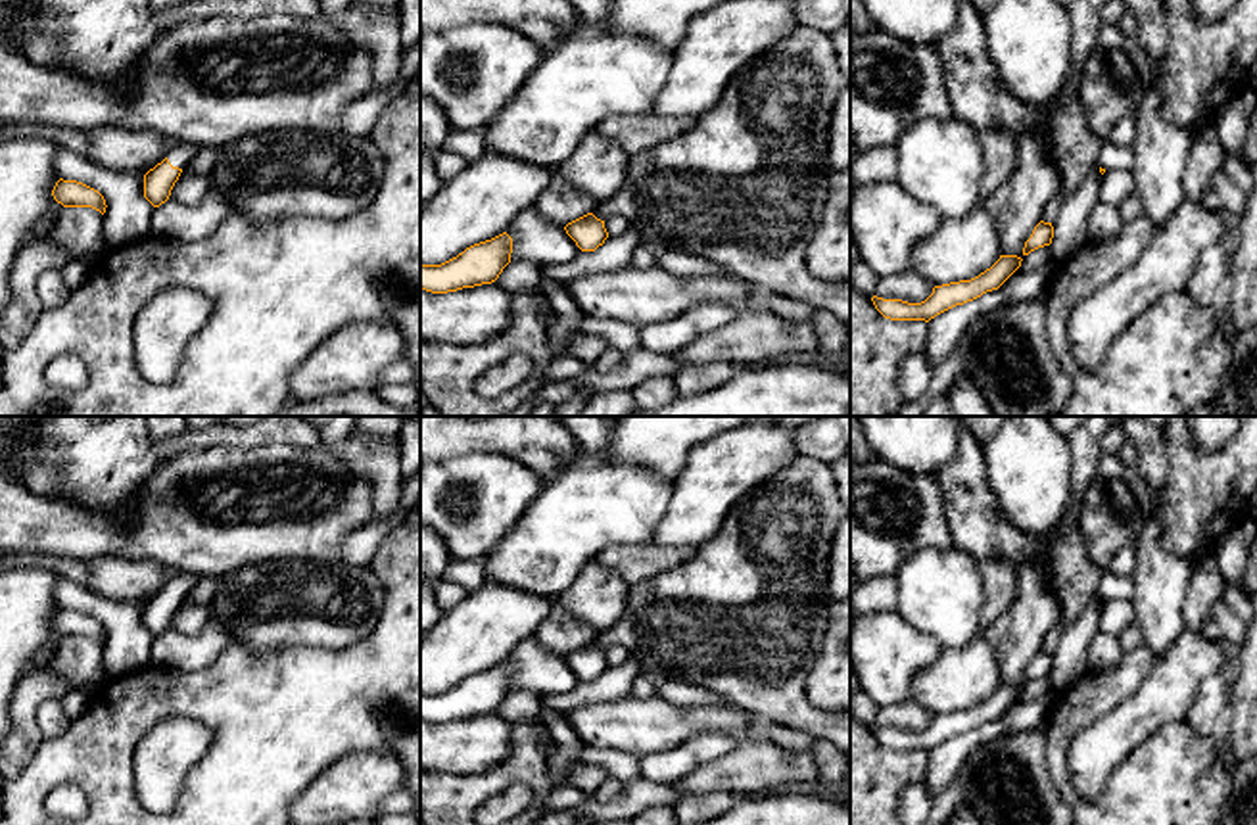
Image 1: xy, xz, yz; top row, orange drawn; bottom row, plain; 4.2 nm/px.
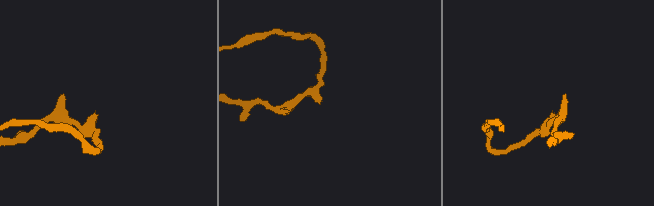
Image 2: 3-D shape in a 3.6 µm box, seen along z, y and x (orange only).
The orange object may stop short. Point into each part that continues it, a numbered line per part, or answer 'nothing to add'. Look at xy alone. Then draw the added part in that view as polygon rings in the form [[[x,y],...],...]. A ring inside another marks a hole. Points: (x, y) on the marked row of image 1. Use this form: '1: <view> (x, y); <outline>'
1: xy (181, 156); [[[180,142],[177,148],[173,148],[169,153],[167,153],[167,159],[173,167],[178,167],[178,169],[186,169],[192,161],[192,157],[196,155],[198,152],[198,146],[192,146],[192,144],[184,144]]]

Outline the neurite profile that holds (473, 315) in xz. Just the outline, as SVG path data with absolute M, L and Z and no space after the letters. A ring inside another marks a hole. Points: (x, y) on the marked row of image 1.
M495 282L447 294L420 288L420 340L451 345L484 343L509 326L510 295Z

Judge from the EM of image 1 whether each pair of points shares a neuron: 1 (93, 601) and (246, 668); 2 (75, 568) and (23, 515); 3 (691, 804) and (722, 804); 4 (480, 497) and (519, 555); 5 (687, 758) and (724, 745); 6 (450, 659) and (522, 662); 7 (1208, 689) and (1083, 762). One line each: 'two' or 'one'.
1: two
2: two
3: one
4: two
5: one
6: two
7: two

